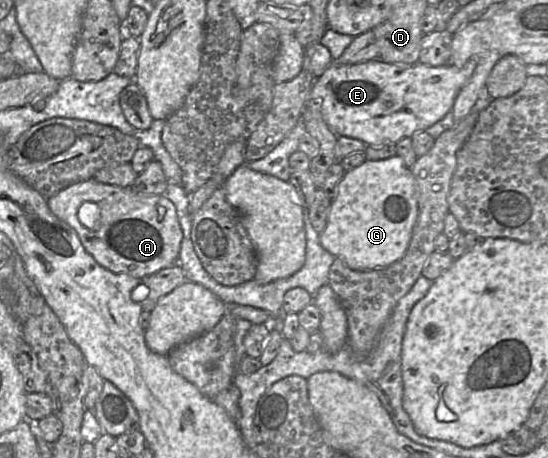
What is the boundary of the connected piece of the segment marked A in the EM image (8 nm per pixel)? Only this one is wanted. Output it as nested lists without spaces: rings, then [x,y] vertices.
[[[94,179],[70,185],[47,199],[51,212],[77,233],[84,249],[105,269],[125,273],[141,279],[173,266],[179,257],[183,232],[176,207],[164,195],[141,195],[131,187],[119,187],[97,182]]]

